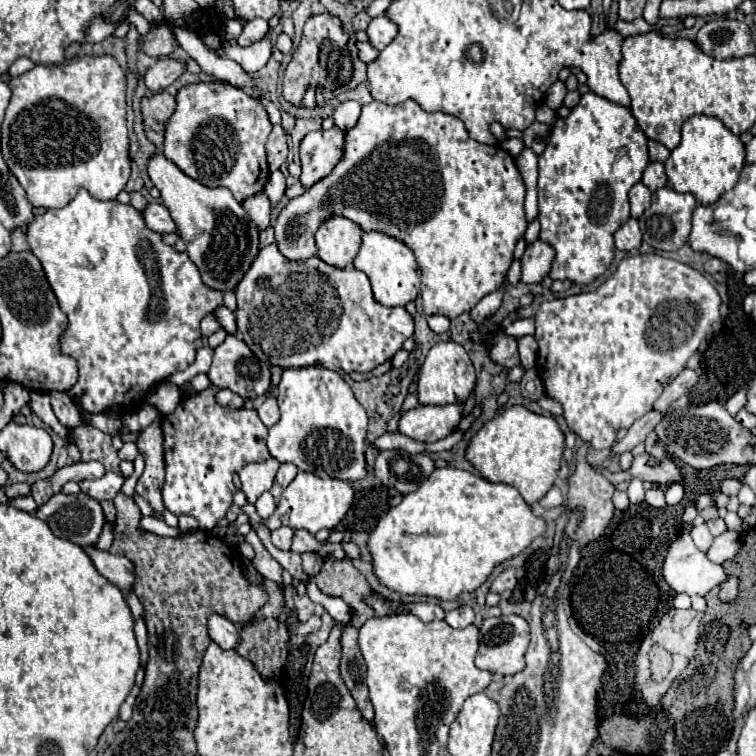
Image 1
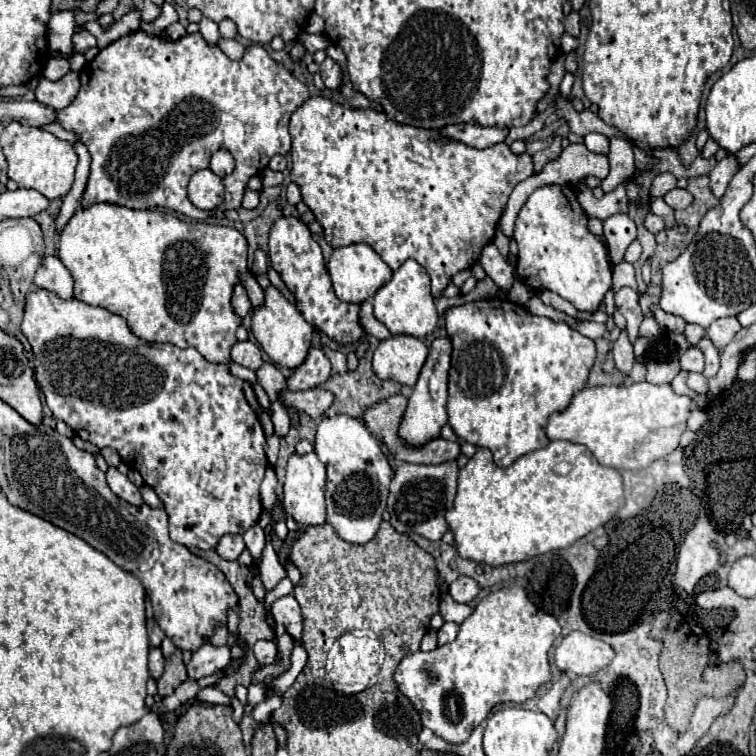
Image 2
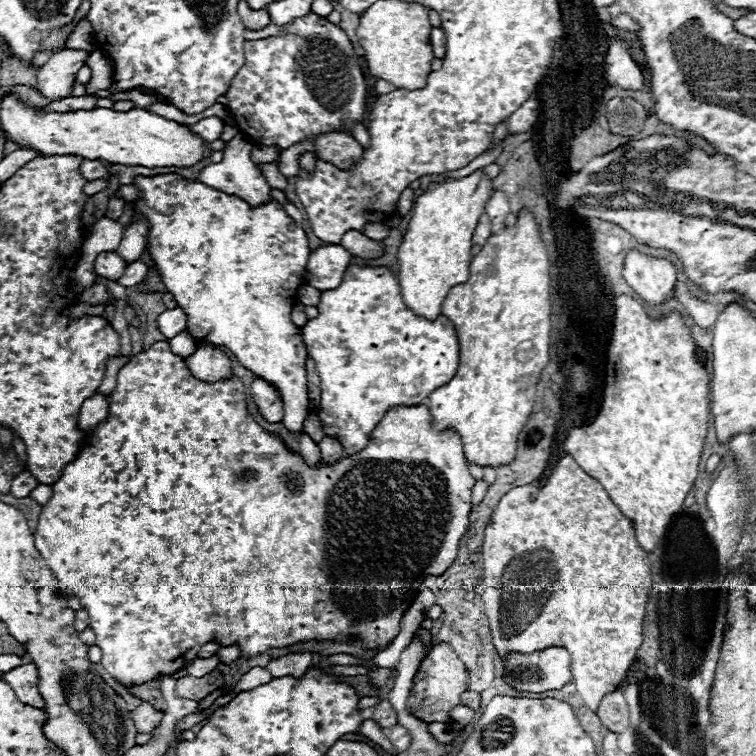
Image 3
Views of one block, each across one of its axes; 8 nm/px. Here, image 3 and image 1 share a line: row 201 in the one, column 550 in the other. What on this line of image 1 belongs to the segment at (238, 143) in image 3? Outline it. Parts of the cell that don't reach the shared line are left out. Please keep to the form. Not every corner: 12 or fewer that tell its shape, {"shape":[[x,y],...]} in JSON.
{"shape":[[538,238],[522,256],[526,284],[542,282],[552,270],[556,250]]}

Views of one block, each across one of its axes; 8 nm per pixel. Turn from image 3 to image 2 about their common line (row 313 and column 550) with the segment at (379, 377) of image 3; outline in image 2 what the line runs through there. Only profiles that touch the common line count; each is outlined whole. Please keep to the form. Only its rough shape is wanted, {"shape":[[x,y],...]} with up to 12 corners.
{"shape":[[502,298],[454,306],[448,424],[544,448],[594,342]]}

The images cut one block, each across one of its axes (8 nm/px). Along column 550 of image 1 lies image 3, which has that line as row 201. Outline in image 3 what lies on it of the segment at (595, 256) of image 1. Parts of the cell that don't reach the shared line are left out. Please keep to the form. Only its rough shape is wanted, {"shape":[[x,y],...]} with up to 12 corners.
{"shape":[[136,176],[196,340],[310,412],[290,320],[310,256],[276,200]]}

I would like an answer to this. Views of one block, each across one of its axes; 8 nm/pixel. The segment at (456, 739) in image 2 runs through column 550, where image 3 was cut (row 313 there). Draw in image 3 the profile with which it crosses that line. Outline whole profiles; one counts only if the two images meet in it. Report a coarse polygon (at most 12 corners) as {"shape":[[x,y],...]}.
{"shape":[[618,296],[600,414],[564,450],[644,552],[698,476],[710,374]]}

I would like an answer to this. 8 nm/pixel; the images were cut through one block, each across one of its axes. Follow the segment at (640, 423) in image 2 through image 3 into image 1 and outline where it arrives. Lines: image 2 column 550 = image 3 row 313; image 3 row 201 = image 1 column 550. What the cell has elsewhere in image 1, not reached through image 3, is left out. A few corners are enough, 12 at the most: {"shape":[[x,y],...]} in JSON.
{"shape":[[512,406],[468,442],[466,460],[532,506],[556,482],[564,434]]}

